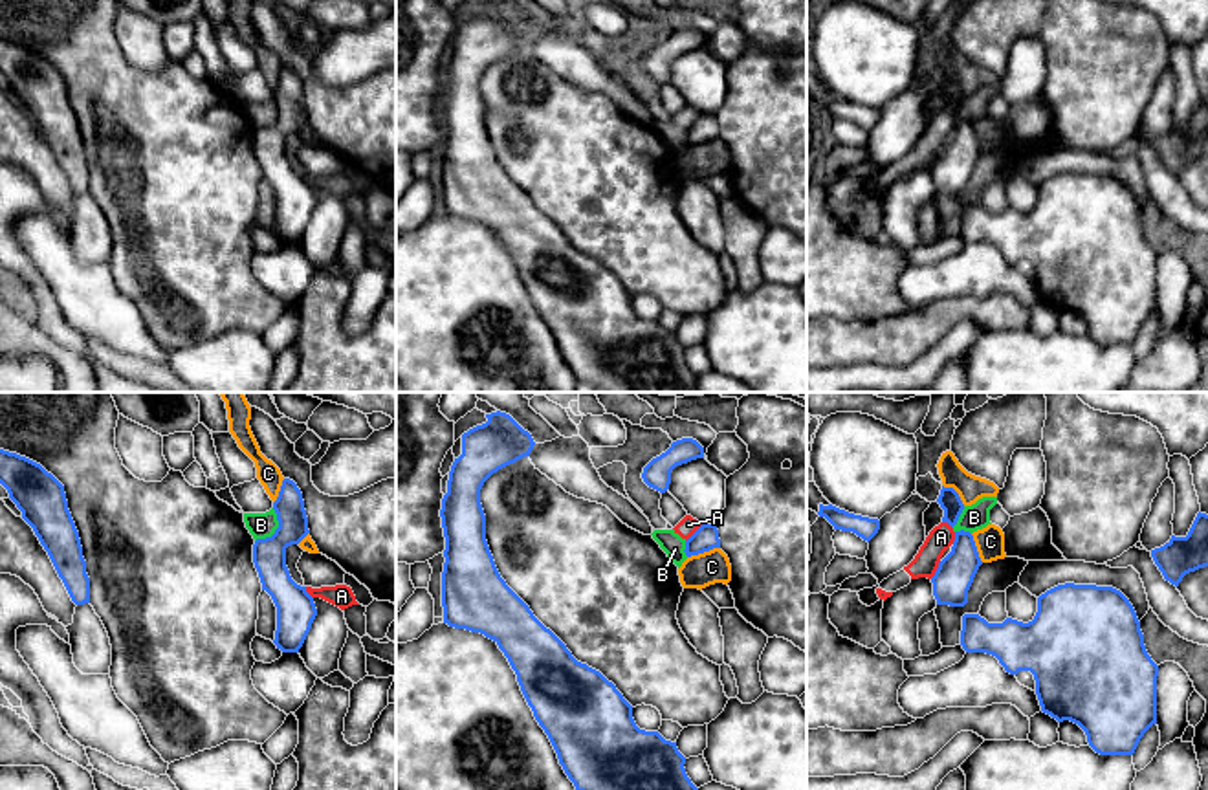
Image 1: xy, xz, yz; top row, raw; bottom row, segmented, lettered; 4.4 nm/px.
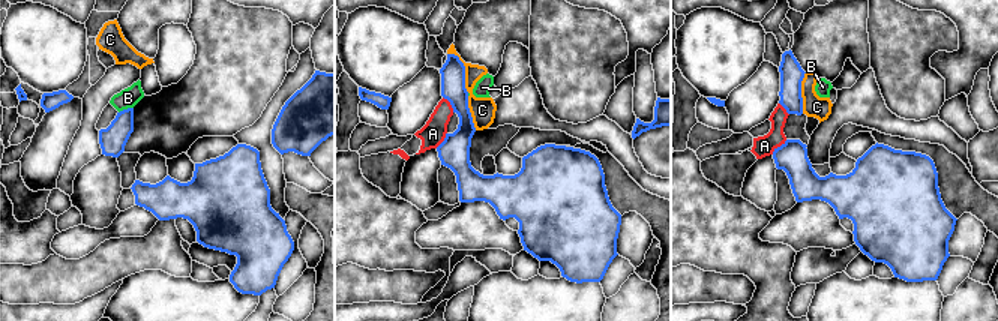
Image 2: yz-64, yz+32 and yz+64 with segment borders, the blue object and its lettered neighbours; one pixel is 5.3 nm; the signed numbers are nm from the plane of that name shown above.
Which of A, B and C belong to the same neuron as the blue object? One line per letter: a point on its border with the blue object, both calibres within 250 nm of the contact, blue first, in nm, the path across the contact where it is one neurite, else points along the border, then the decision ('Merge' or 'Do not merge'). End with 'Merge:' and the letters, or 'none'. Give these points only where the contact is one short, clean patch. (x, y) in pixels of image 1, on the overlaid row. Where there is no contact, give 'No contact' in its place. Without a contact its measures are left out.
A: Touches blue at yz (937, 570). Thickness 170 nm (blue) against 110 nm. Do not merge
B: Touches blue at xy (275, 530). Thickness 140 nm (blue) against 110 nm. Boundary: xy (274, 508), (277, 528), (255, 541). Do not merge
C: Touches blue at xz (702, 552). Thickness 110 nm (blue) against 150 nm. Do not merge
Merge: none

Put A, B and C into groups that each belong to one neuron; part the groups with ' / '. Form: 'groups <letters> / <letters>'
groups A B / C

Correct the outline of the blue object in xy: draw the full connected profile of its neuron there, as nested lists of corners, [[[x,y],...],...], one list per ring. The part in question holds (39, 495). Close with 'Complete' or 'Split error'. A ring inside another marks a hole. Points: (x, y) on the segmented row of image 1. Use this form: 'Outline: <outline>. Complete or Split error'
Outline: [[[4,449],[0,484],[48,552],[71,601],[90,603],[90,577],[64,486],[40,464]]]. Complete

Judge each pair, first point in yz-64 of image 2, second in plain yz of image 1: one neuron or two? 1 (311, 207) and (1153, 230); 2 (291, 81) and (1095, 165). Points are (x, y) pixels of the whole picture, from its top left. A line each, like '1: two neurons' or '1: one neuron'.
1: one neuron
2: one neuron

